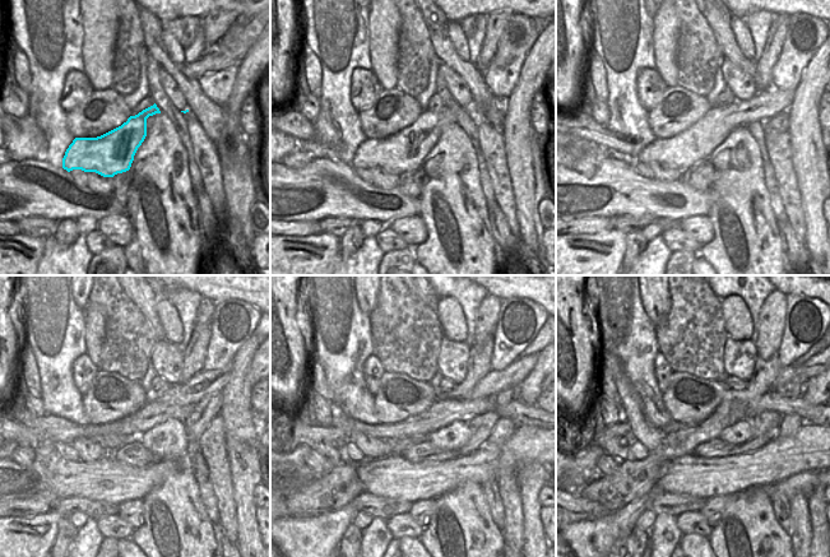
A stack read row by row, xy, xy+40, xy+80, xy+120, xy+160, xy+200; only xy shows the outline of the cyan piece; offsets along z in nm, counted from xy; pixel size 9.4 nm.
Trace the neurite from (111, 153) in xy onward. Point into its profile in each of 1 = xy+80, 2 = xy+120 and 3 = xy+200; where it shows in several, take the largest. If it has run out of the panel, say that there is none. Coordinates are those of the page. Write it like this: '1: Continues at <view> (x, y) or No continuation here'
1: Continues at xy+80 (696, 143)
2: Continues at xy+120 (177, 402)
3: Continues at xy+200 (815, 365)

